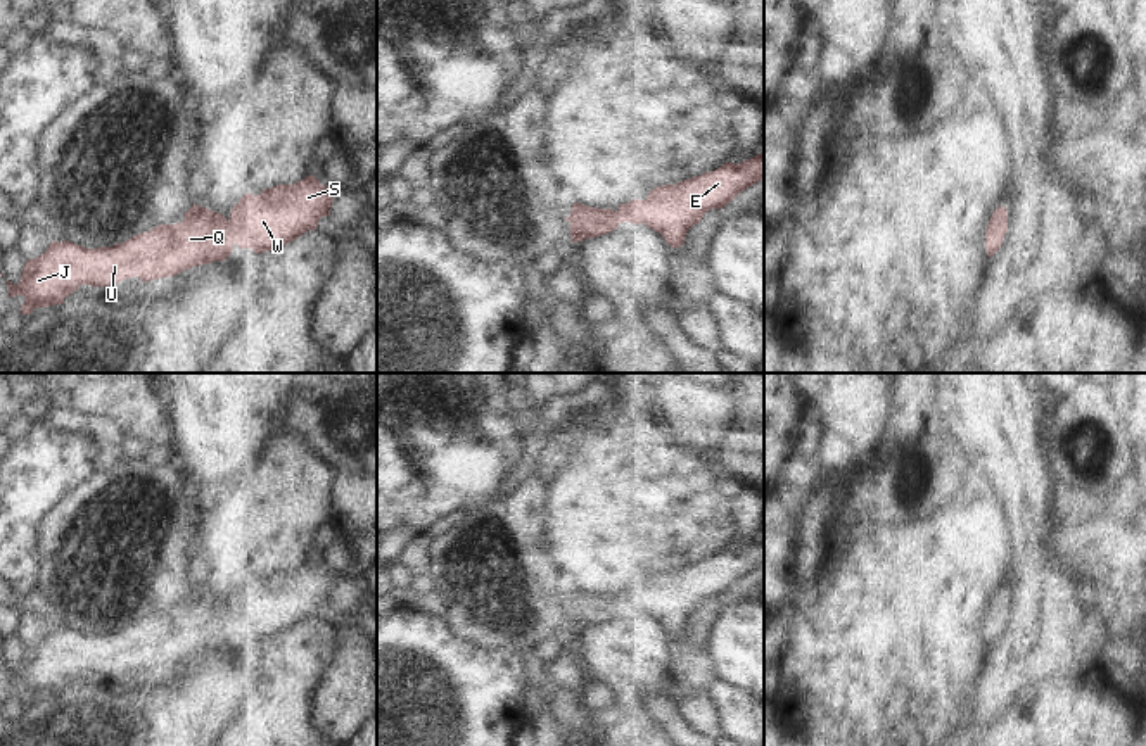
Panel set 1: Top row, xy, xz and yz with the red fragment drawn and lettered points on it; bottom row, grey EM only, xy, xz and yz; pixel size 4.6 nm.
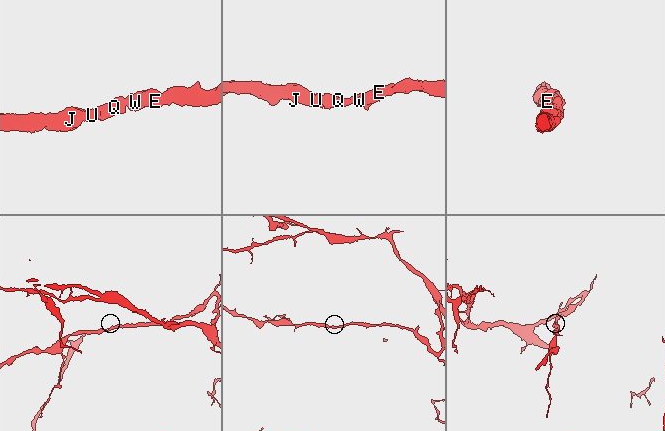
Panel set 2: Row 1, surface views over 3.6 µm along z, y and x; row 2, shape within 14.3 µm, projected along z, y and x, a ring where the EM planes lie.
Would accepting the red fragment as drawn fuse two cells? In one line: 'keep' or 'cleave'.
keep

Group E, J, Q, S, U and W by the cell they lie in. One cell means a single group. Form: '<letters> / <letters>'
E J Q S U W

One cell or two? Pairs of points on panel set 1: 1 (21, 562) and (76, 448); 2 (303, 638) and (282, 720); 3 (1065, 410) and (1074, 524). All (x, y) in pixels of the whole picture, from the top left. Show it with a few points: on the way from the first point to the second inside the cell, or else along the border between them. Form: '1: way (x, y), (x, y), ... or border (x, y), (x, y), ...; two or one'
1: way (21, 534), (21, 503), (49, 475); one
2: way (301, 658), (301, 686), (296, 700); one
3: border (1070, 510), (1091, 520), (1107, 534); two

